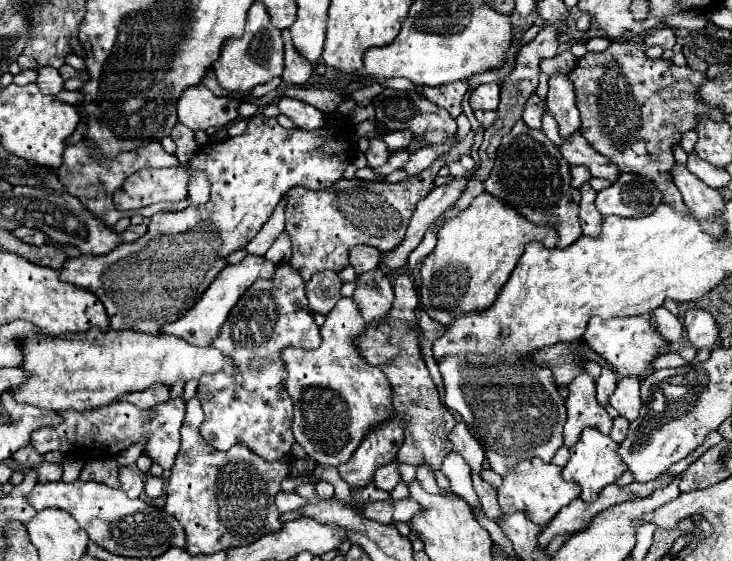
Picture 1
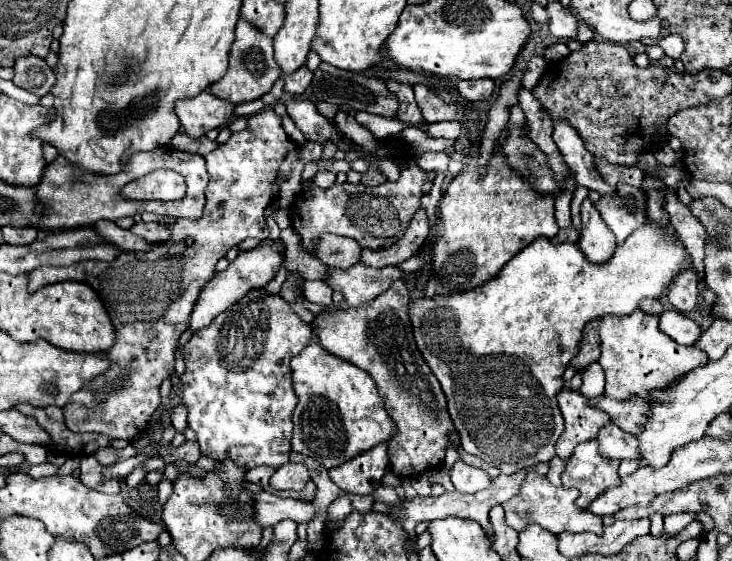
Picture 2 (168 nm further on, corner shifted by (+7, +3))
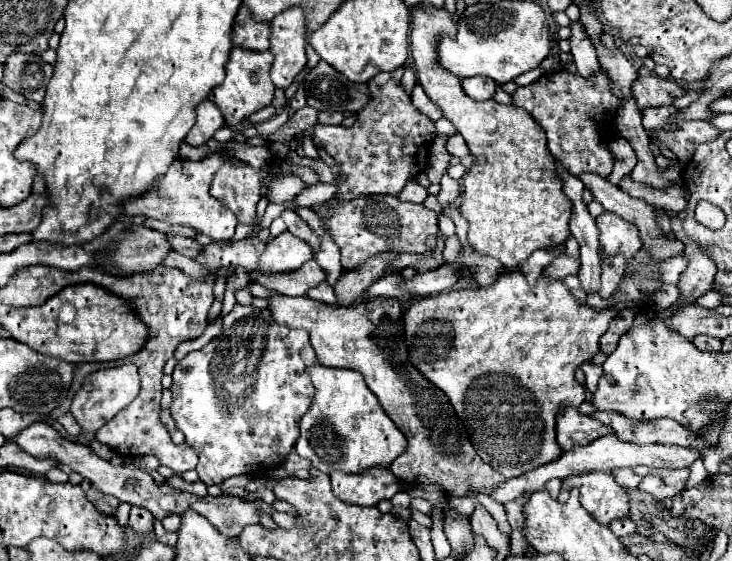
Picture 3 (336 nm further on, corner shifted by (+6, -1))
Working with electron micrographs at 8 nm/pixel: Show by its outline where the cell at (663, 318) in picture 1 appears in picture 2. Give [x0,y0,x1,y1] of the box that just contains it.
[659,309,701,345]

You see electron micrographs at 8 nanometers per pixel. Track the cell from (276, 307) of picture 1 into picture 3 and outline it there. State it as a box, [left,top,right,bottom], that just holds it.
[172,303,316,485]

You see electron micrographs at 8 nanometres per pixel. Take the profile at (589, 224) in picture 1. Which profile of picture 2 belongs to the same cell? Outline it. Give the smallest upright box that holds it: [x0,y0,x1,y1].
[579,199,617,263]

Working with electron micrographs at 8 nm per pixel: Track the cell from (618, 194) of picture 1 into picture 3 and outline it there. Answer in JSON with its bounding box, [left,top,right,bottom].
[596,211,640,257]

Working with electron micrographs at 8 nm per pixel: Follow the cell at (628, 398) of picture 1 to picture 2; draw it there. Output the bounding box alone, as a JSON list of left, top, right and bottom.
[595,397,649,435]

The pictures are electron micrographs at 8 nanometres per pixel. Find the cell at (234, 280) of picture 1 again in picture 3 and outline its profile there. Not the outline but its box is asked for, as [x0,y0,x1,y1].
[252,231,312,275]

